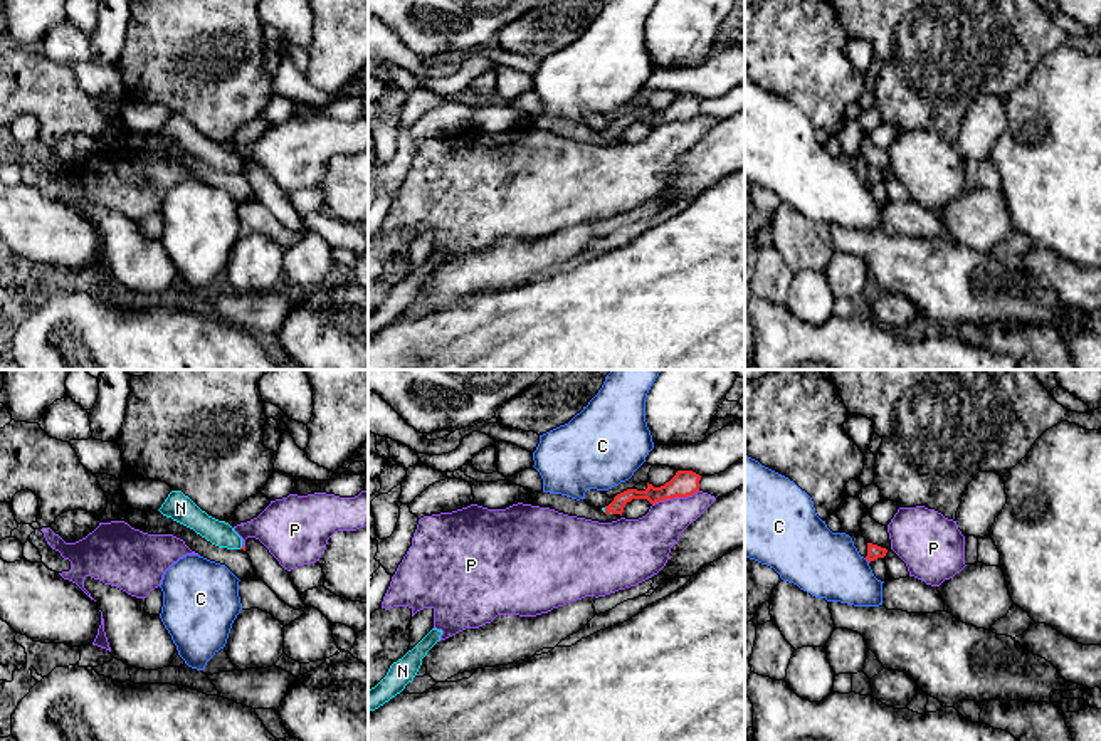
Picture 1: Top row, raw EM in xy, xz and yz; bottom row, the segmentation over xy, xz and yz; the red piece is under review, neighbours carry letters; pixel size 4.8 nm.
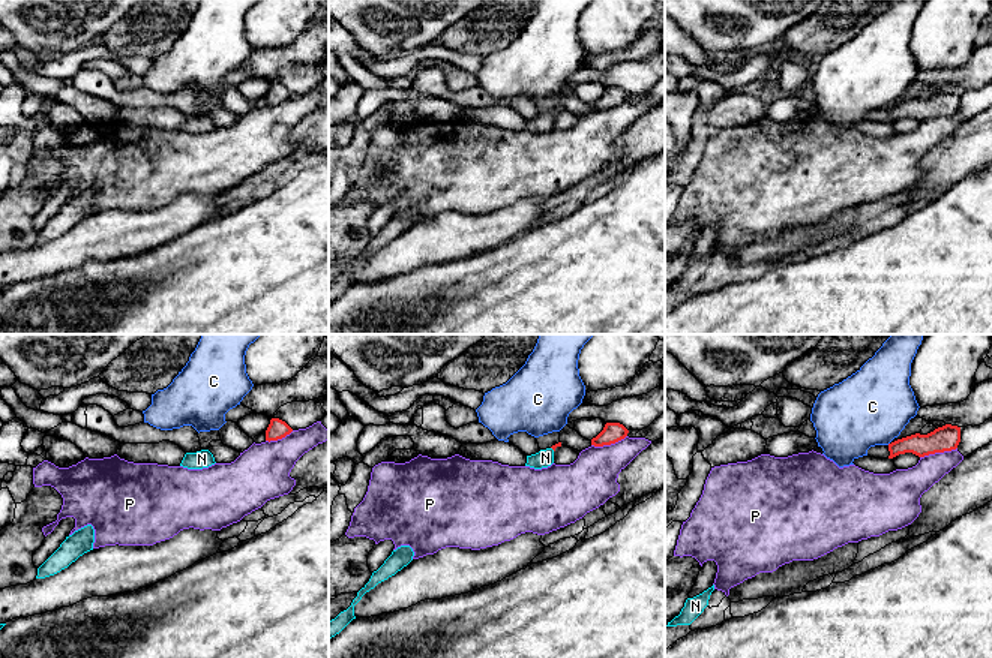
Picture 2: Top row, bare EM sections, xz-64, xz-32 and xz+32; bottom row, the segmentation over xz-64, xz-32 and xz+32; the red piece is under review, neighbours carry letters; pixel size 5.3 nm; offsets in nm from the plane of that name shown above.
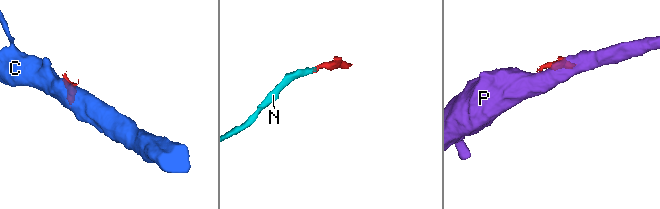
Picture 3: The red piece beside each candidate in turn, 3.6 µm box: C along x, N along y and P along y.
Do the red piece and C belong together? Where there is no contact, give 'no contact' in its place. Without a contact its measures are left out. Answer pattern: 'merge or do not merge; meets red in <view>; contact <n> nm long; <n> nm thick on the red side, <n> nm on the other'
do not merge; meets red in yz; contact 40 nm long; 70 nm thick on the red side, 320 nm on the other

